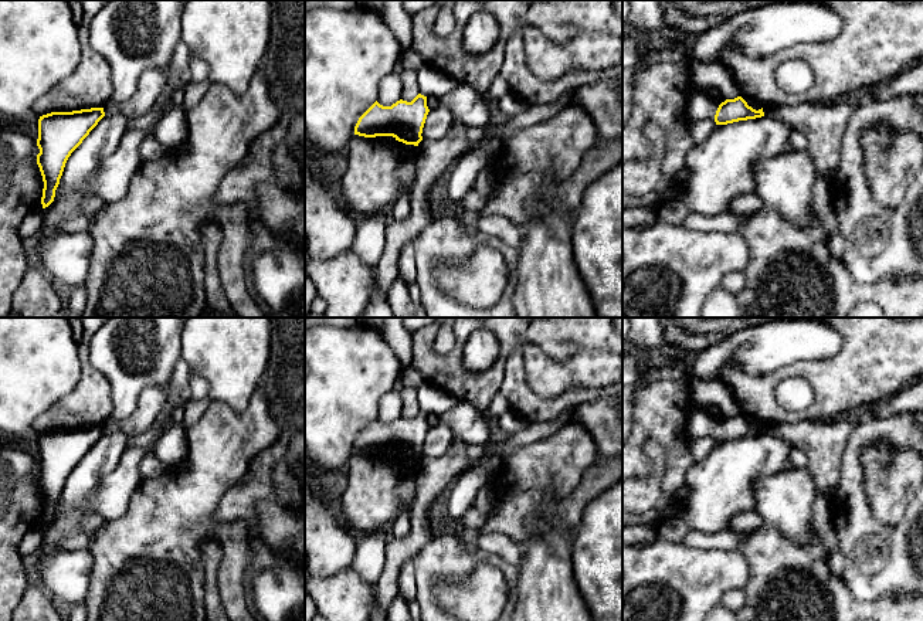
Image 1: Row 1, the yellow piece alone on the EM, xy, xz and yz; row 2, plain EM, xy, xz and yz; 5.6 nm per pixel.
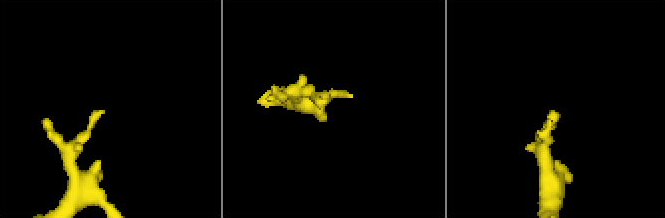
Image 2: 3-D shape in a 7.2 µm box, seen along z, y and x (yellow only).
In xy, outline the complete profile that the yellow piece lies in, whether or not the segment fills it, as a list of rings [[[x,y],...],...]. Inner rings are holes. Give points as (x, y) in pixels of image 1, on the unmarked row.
[[[104,425],[51,430],[40,434],[37,482],[44,499],[43,526],[54,519],[68,475],[104,434]]]

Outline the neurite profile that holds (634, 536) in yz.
[[[625,526],[622,527],[622,544],[641,547],[659,539],[658,529],[652,526]]]

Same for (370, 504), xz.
[[[354,452],[349,459],[347,488],[339,512],[356,533],[390,532],[403,508],[397,495],[401,481],[415,482],[417,464],[398,459],[393,454],[364,455]]]

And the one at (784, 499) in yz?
[[[790,465],[756,479],[753,489],[754,512],[785,537],[804,546],[818,536],[812,512],[817,489],[807,468]]]

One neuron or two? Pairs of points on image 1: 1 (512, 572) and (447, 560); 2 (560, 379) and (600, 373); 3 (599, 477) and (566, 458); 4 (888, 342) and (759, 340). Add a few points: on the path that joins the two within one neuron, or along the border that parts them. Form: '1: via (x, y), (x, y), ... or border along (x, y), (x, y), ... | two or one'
1: via (496, 559), (474, 557), (462, 560) | one
2: via (570, 373), (590, 373) | one
3: border along (599, 455), (584, 472), (579, 485), (567, 496) | two
4: border along (841, 335), (841, 346), (832, 355), (811, 357) | two

